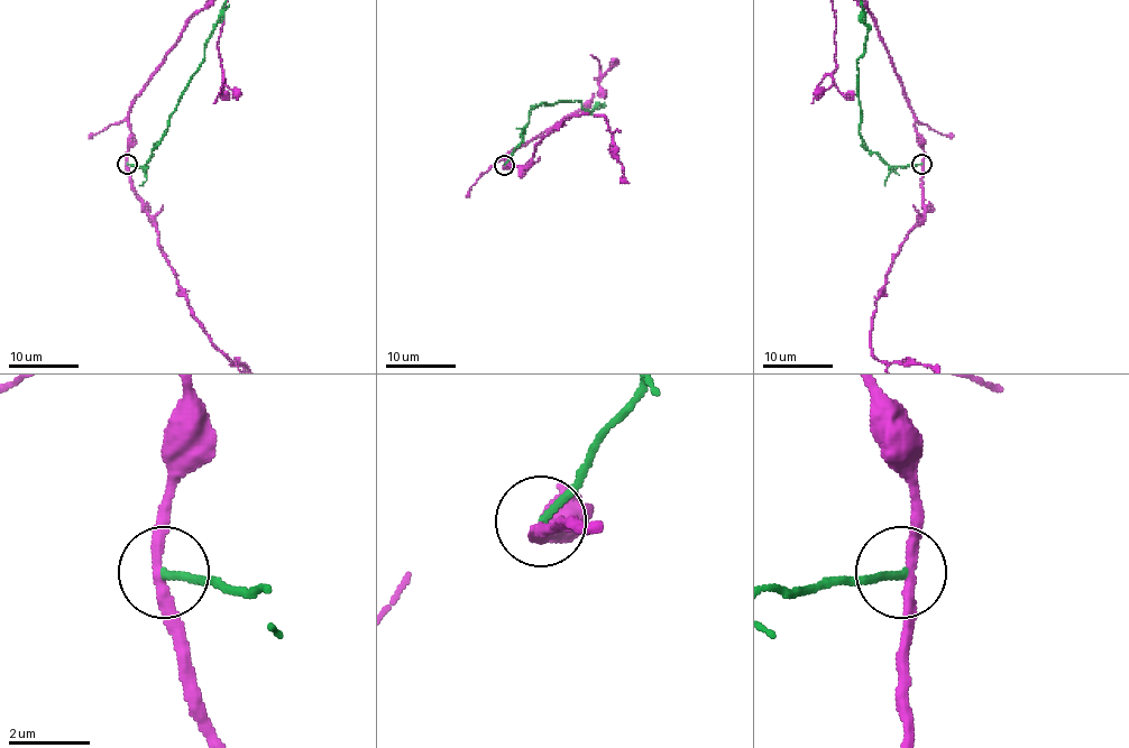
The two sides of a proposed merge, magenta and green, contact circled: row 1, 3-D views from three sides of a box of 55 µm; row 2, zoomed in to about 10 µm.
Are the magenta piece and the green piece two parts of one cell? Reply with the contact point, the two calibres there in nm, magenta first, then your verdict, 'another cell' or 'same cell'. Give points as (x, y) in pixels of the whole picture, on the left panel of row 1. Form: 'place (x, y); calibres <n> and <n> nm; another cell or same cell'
place (127, 164); calibres 240 and 170 nm; another cell

